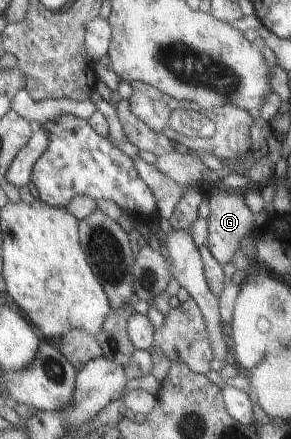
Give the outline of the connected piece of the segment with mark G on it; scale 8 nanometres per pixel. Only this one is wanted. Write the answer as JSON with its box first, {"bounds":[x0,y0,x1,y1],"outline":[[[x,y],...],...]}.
{"bounds":[204,188,255,266],"outline":[[[218,188],[207,194],[207,199],[209,200],[209,217],[206,218],[208,233],[204,245],[215,261],[224,266],[230,262],[232,255],[242,245],[242,241],[255,229],[254,215],[245,206],[242,193]]]}

